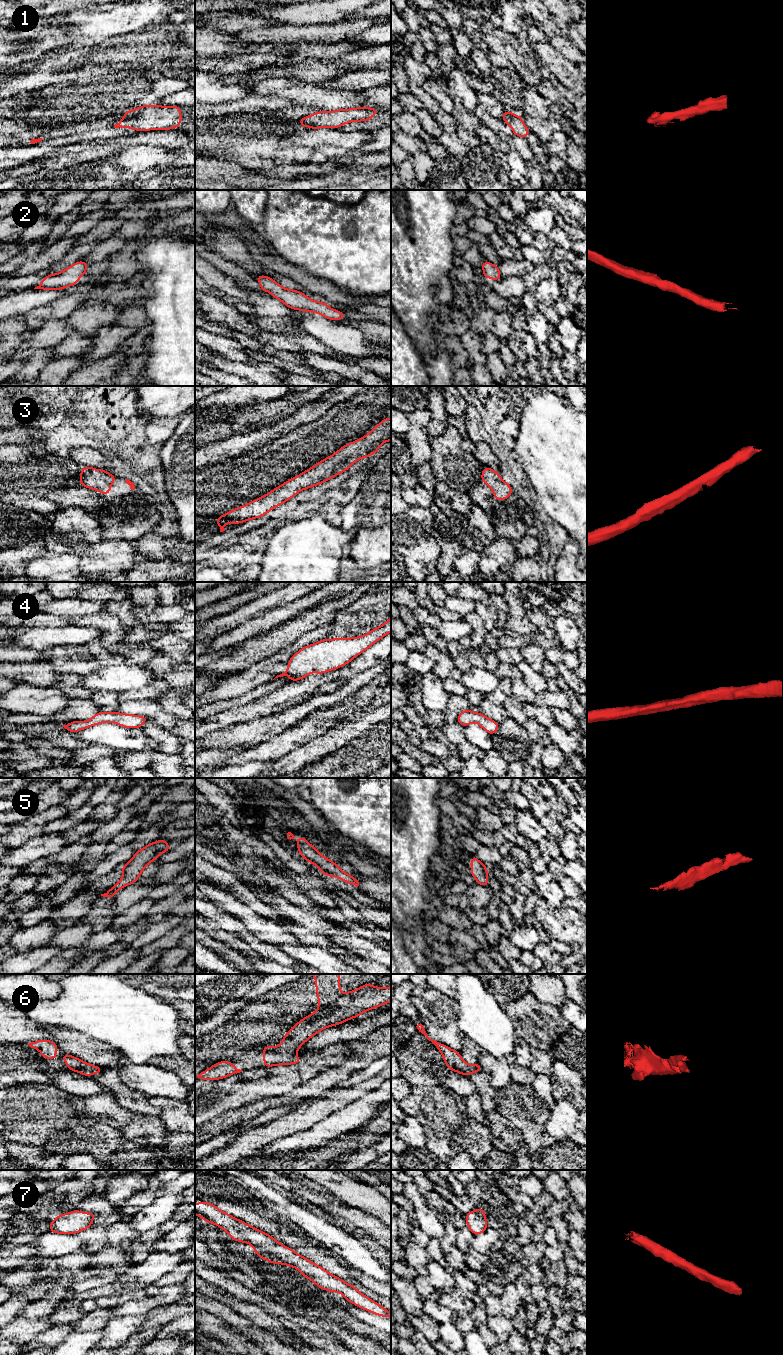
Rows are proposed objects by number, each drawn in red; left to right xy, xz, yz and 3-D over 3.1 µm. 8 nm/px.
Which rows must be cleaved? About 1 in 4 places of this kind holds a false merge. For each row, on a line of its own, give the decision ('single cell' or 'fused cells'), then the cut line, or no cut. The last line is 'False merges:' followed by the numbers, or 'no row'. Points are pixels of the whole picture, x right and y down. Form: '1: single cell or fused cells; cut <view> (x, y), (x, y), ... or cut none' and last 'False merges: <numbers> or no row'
1: single cell; cut none
2: single cell; cut none
3: single cell; cut none
4: single cell; cut none
5: single cell; cut none
6: single cell; cut none
7: single cell; cut none
False merges: no row

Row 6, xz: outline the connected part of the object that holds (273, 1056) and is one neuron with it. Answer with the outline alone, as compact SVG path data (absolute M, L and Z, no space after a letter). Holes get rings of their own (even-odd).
M311 974L316 980L316 993L318 994L318 1010L311 1015L306 1016L295 1024L289 1032L282 1037L282 1046L266 1046L262 1048L264 1053L264 1067L276 1065L297 1064L301 1058L294 1053L298 1051L302 1044L314 1036L315 1033L322 1031L327 1027L339 1025L347 1020L360 1016L370 1009L387 1004L391 1001L391 986L378 988L371 984L364 984L362 987L340 993L340 974Z

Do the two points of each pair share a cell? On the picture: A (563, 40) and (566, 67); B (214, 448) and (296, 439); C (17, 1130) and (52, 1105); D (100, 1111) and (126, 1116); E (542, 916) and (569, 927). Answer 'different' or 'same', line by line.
A: different
B: different
C: same
D: same
E: same

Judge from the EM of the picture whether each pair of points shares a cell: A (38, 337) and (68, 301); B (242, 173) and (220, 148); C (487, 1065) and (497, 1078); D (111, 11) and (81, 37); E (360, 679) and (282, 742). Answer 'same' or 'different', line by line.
A: different
B: different
C: same
D: same
E: different

